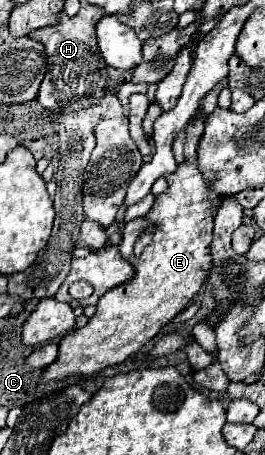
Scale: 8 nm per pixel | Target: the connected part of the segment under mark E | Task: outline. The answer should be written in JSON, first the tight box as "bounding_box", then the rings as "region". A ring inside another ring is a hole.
{"bounding_box":[44,78,228,380],"region":[[[224,78],[200,100],[200,116],[196,116],[186,130],[184,162],[178,164],[174,174],[164,176],[168,180],[168,190],[156,196],[156,202],[146,216],[128,222],[122,230],[120,250],[122,256],[136,268],[136,276],[130,282],[108,290],[108,294],[100,298],[96,314],[88,320],[88,324],[60,340],[58,360],[44,370],[44,380],[62,380],[72,374],[88,376],[106,366],[124,362],[130,354],[138,352],[148,340],[152,340],[164,324],[182,312],[206,282],[212,268],[210,242],[214,216],[222,200],[210,192],[210,182],[206,182],[198,168],[196,146],[200,142],[200,134],[204,132],[204,118],[218,106],[218,94],[226,88],[226,84],[228,80]],[[144,224],[154,224],[156,228],[144,252],[134,256],[134,242],[142,234]]]}

